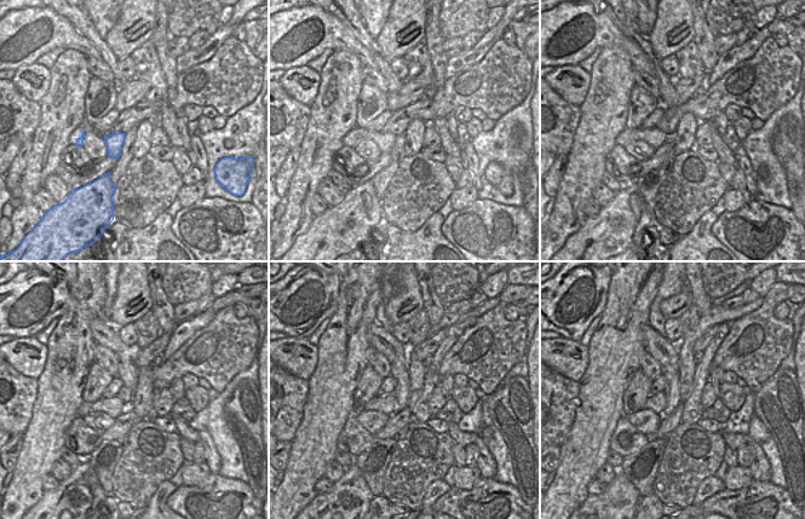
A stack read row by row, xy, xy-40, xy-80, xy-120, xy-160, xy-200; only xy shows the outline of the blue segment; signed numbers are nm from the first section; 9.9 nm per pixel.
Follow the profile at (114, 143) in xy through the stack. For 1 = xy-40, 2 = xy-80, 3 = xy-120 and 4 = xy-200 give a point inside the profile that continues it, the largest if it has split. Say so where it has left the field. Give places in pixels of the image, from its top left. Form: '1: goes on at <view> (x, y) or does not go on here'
1: goes on at xy-40 (385, 142)
2: goes on at xy-80 (654, 137)
3: goes on at xy-120 (113, 407)
4: goes on at xy-200 (656, 403)

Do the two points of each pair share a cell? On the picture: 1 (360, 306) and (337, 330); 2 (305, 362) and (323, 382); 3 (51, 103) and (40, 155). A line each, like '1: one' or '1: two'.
1: one
2: two
3: one

